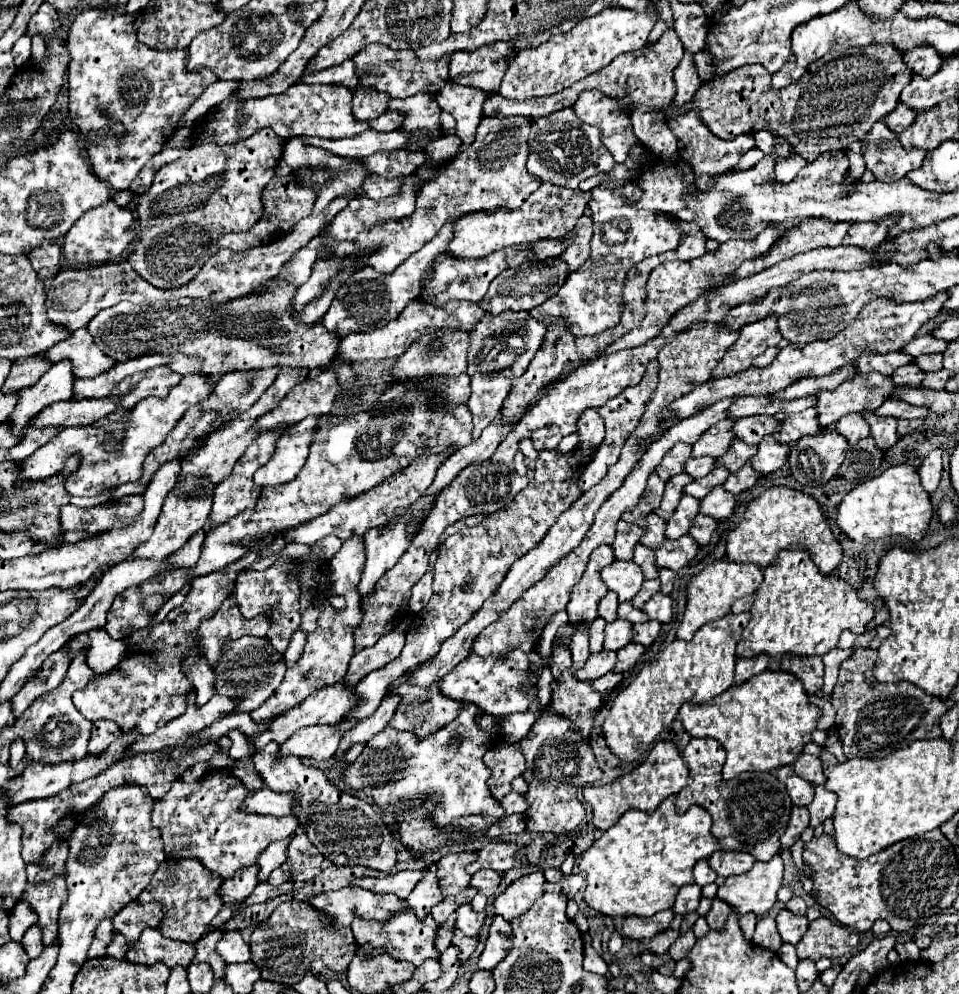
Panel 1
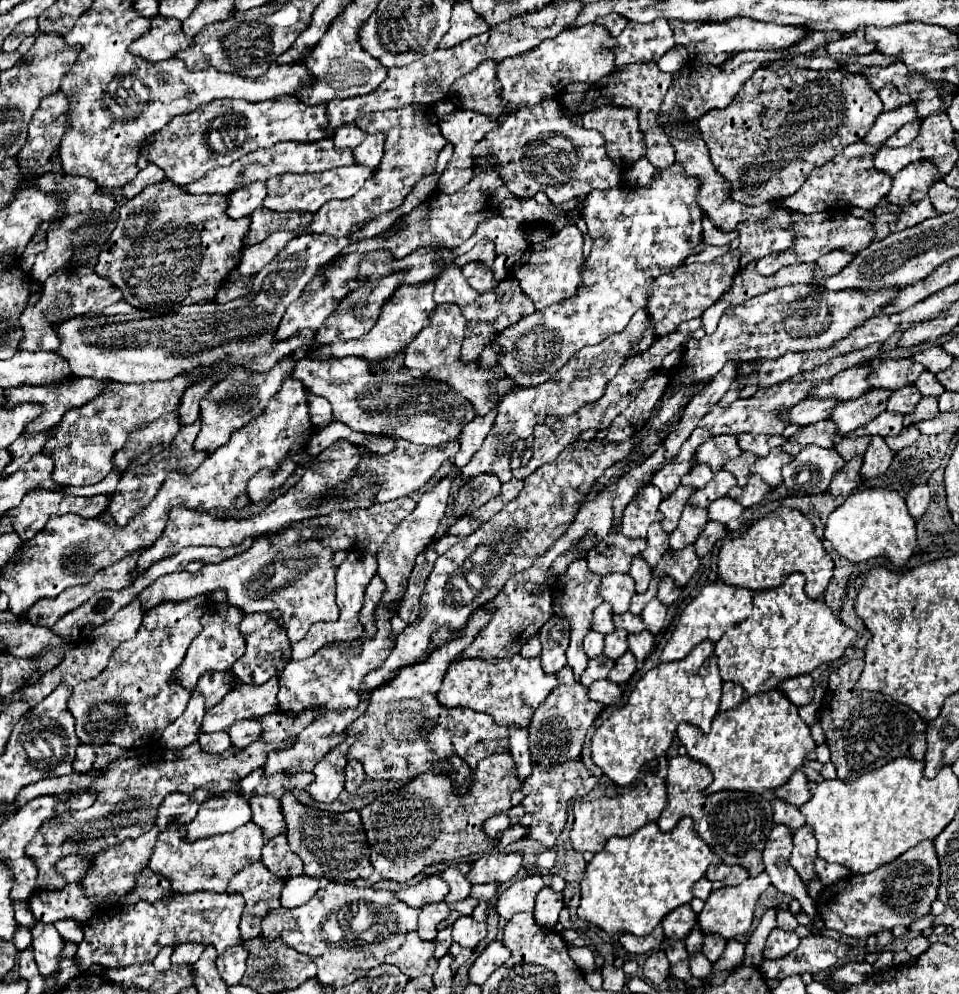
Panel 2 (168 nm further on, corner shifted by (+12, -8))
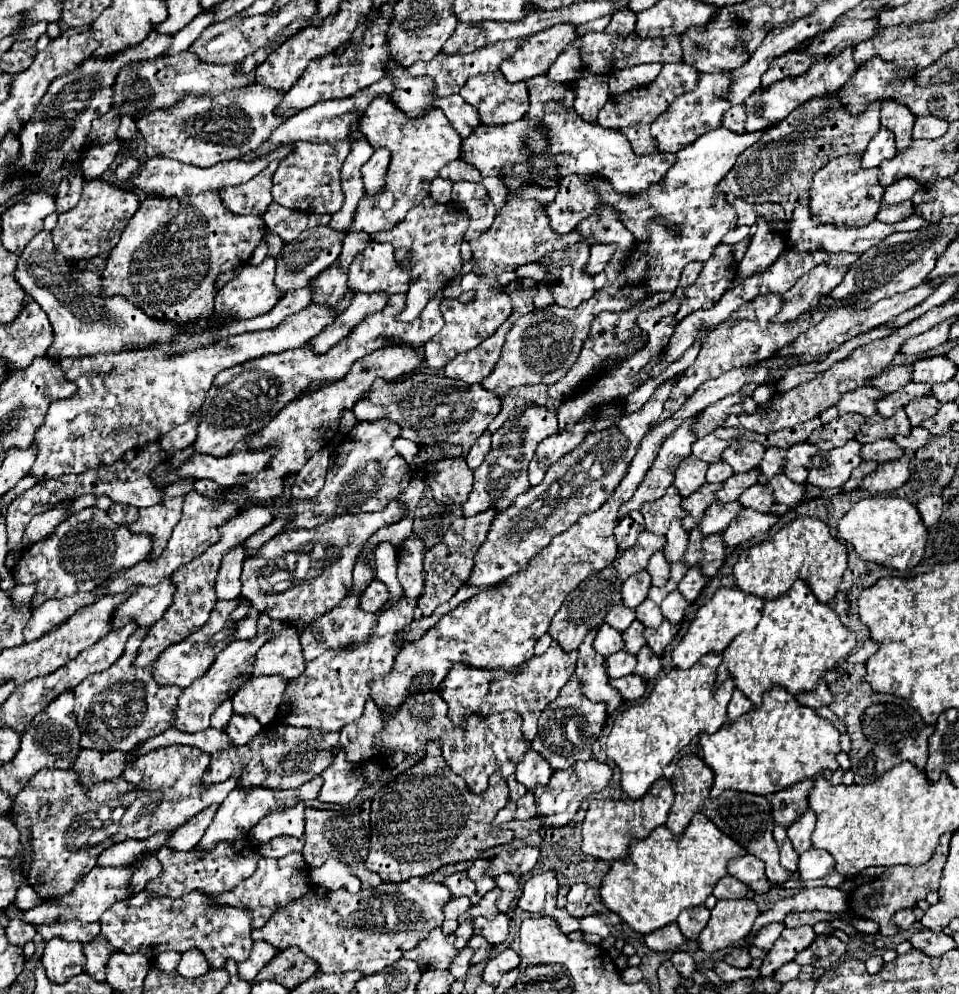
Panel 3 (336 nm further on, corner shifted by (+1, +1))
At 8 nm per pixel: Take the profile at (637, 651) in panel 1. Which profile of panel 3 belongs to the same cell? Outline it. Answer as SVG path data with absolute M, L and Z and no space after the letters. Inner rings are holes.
M648 645L642 647L636 657L638 657L638 665L634 669L634 675L642 677L642 679L652 679L662 671L662 663L660 663L658 655L654 655L654 651Z

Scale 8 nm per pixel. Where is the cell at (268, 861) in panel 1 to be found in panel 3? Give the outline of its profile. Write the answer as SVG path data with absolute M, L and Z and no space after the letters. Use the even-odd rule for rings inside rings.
M292 851L282 859L260 859L256 871L252 877L244 879L240 885L236 885L232 891L226 891L224 895L216 897L218 905L224 907L242 907L252 911L252 927L260 929L270 919L270 915L288 903L304 897L310 891L310 867L304 863L304 857L300 851Z

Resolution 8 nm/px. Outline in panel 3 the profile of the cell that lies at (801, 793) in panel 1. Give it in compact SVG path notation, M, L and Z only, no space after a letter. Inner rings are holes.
M808 809L796 823L792 823L788 827L788 837L790 837L790 841L794 845L794 851L798 855L810 849L810 835L814 831L814 823L816 823L816 815Z

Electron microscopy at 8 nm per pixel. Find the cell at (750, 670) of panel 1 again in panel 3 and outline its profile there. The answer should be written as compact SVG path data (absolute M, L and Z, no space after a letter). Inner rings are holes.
M734 691L732 699L730 699L730 705L728 705L728 721L726 723L734 723L740 715L748 713L752 709L752 703L748 701L746 695L742 695L742 691Z

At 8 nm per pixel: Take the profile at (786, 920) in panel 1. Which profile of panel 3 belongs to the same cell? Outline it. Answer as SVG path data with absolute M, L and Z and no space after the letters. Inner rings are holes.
M796 927L796 929L784 929L780 939L774 943L774 947L764 957L764 963L760 967L760 975L768 977L774 975L784 963L792 961L802 949L810 947L816 939L816 933L812 927Z

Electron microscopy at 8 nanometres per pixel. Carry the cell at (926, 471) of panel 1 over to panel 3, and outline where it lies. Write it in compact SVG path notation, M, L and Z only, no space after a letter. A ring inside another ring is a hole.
M938 495L924 497L918 503L918 511L920 511L922 519L924 519L924 525L932 527L936 523L936 519L940 519L940 515L942 515L942 497L938 497Z

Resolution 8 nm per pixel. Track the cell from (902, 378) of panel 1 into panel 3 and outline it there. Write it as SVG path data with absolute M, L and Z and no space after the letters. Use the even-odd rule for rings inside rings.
M920 397L920 399L914 399L912 403L908 403L904 411L906 411L908 419L910 419L910 427L914 429L914 427L918 427L924 419L936 415L938 407L940 407L940 403L938 403L936 397Z

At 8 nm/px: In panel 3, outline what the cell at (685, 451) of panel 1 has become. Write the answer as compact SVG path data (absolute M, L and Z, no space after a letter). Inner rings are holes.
M690 455L688 459L684 459L676 471L676 481L674 481L674 485L680 489L680 495L688 497L694 491L698 491L706 483L706 471L708 463L700 461L698 457Z

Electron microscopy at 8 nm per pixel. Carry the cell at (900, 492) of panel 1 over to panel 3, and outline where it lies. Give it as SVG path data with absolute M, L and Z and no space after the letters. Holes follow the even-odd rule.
M868 497L856 503L838 523L838 539L848 541L860 559L892 569L914 569L924 557L926 527L918 509L900 497Z

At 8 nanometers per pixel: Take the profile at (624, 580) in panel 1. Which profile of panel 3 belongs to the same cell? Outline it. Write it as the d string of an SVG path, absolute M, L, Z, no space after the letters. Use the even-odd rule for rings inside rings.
M640 571L632 577L628 577L622 585L622 599L628 609L636 609L648 595L650 589L650 575L646 571Z

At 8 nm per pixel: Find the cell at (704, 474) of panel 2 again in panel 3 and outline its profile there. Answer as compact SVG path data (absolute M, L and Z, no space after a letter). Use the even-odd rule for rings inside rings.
M718 461L718 463L712 463L710 469L708 469L708 483L724 483L726 479L730 479L730 475L734 475L732 467L728 467L728 463L724 461Z

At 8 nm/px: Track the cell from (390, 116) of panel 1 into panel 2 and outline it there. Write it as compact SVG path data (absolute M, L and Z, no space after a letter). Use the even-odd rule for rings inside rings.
M367 134L365 140L353 150L355 154L355 162L369 166L369 168L377 168L381 156L383 156L383 136L379 134Z

